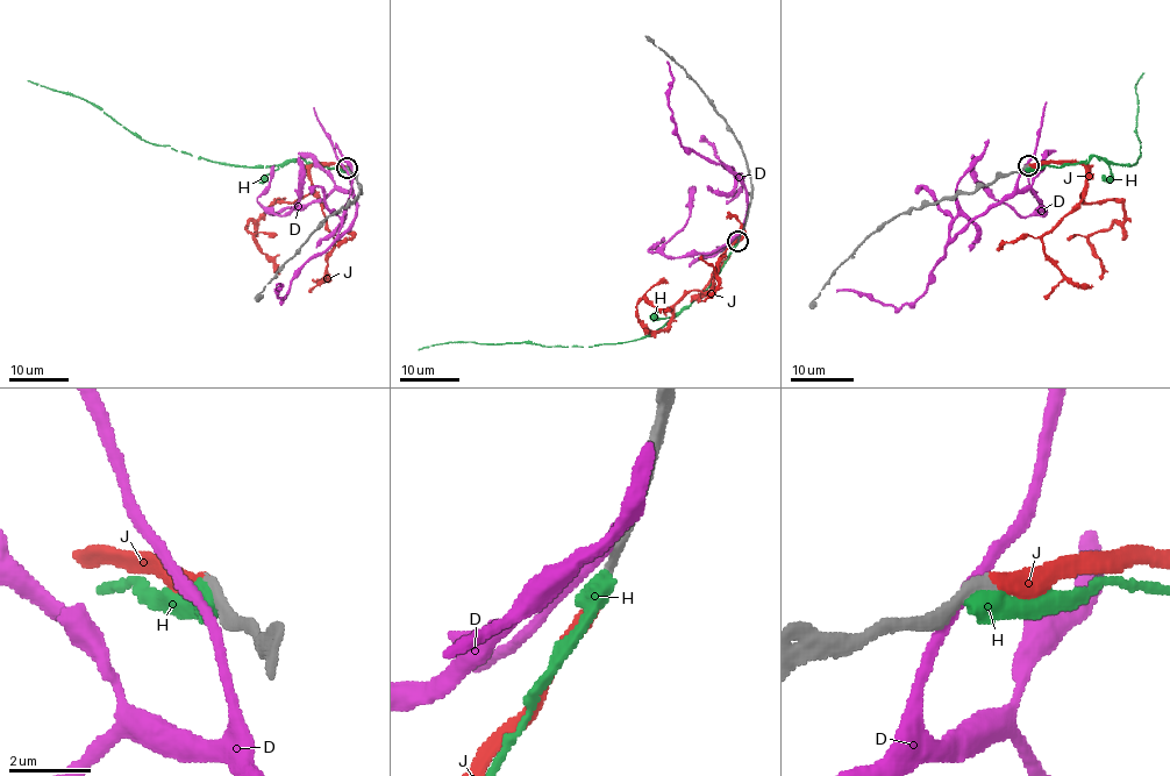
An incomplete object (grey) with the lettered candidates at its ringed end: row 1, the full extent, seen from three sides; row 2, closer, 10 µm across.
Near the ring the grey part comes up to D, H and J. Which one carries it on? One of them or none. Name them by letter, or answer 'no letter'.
J

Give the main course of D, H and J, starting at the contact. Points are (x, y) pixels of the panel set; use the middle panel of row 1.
D: (740, 234), (747, 207), (746, 185), (721, 164), (687, 151), (676, 133), (669, 105), (672, 79), (666, 62)
H: (737, 239), (713, 283), (660, 328), (633, 341), (589, 347), (446, 342), (418, 349)
J: (737, 241), (703, 294), (691, 290), (665, 328), (649, 330), (637, 317), (643, 298), (671, 310)

